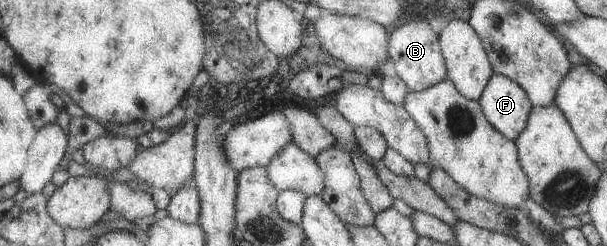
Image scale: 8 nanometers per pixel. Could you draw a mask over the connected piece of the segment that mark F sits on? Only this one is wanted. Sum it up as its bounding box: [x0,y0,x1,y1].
[477,74,533,140]

